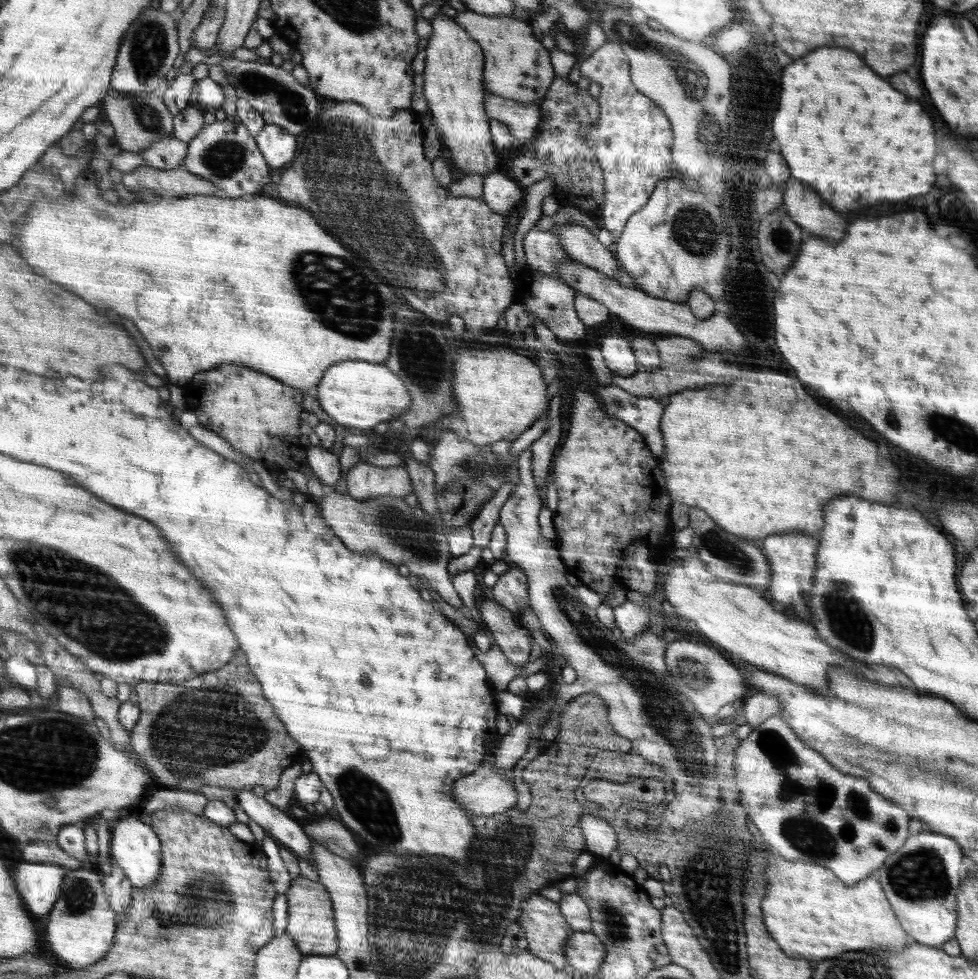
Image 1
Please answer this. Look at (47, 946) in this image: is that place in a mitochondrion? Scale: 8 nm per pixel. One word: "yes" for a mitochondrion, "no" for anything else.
no

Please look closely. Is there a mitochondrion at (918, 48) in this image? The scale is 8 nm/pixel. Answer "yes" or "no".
no

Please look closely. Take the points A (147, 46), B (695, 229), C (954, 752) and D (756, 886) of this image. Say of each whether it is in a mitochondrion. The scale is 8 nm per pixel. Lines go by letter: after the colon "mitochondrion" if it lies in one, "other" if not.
A: mitochondrion
B: mitochondrion
C: other
D: mitochondrion

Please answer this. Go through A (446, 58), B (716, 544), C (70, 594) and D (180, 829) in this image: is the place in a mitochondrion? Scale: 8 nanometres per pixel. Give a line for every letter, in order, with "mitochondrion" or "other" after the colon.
A: other
B: mitochondrion
C: mitochondrion
D: other

